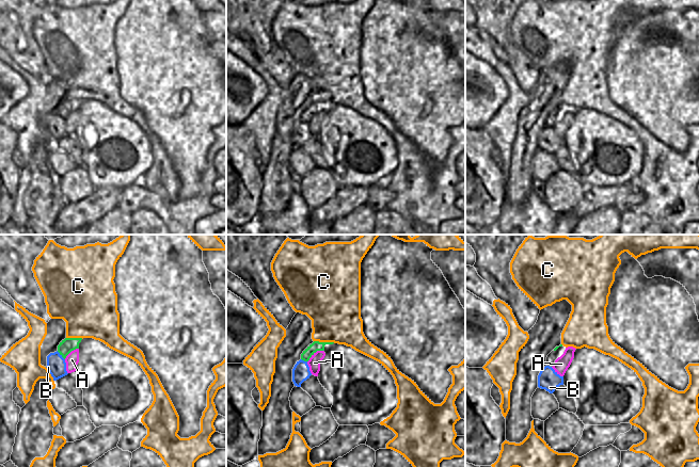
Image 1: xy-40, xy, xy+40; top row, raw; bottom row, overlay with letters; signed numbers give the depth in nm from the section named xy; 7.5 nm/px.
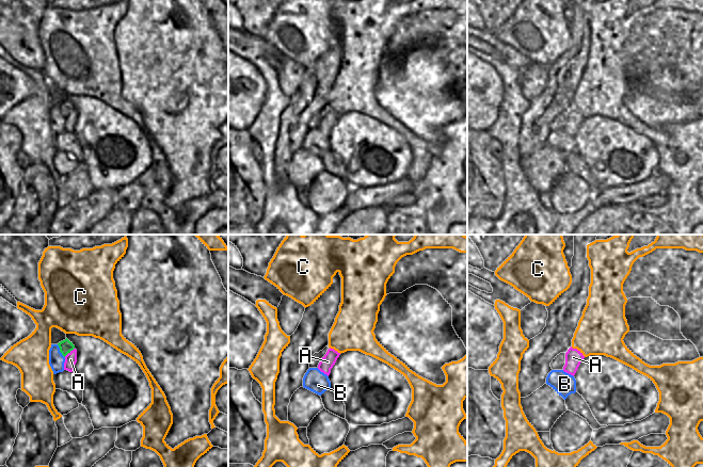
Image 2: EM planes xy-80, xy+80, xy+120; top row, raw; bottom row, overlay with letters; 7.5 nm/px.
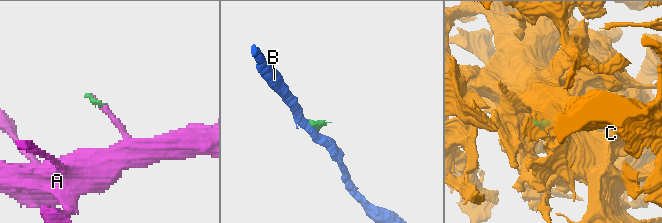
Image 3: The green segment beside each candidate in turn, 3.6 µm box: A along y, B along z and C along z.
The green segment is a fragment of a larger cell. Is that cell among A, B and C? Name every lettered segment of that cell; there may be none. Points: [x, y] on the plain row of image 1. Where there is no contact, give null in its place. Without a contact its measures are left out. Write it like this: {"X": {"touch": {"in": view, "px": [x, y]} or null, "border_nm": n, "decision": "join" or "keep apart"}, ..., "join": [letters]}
{"A": {"touch": {"in": "xy", "px": [315, 113]}, "border_nm": 160, "decision": "keep apart"}, "B": {"touch": {"in": "xy-40", "px": [60, 115]}, "border_nm": 90, "decision": "keep apart"}, "C": {"touch": {"in": "xy", "px": [324, 103]}, "border_nm": 160, "decision": "keep apart"}, "join": []}

